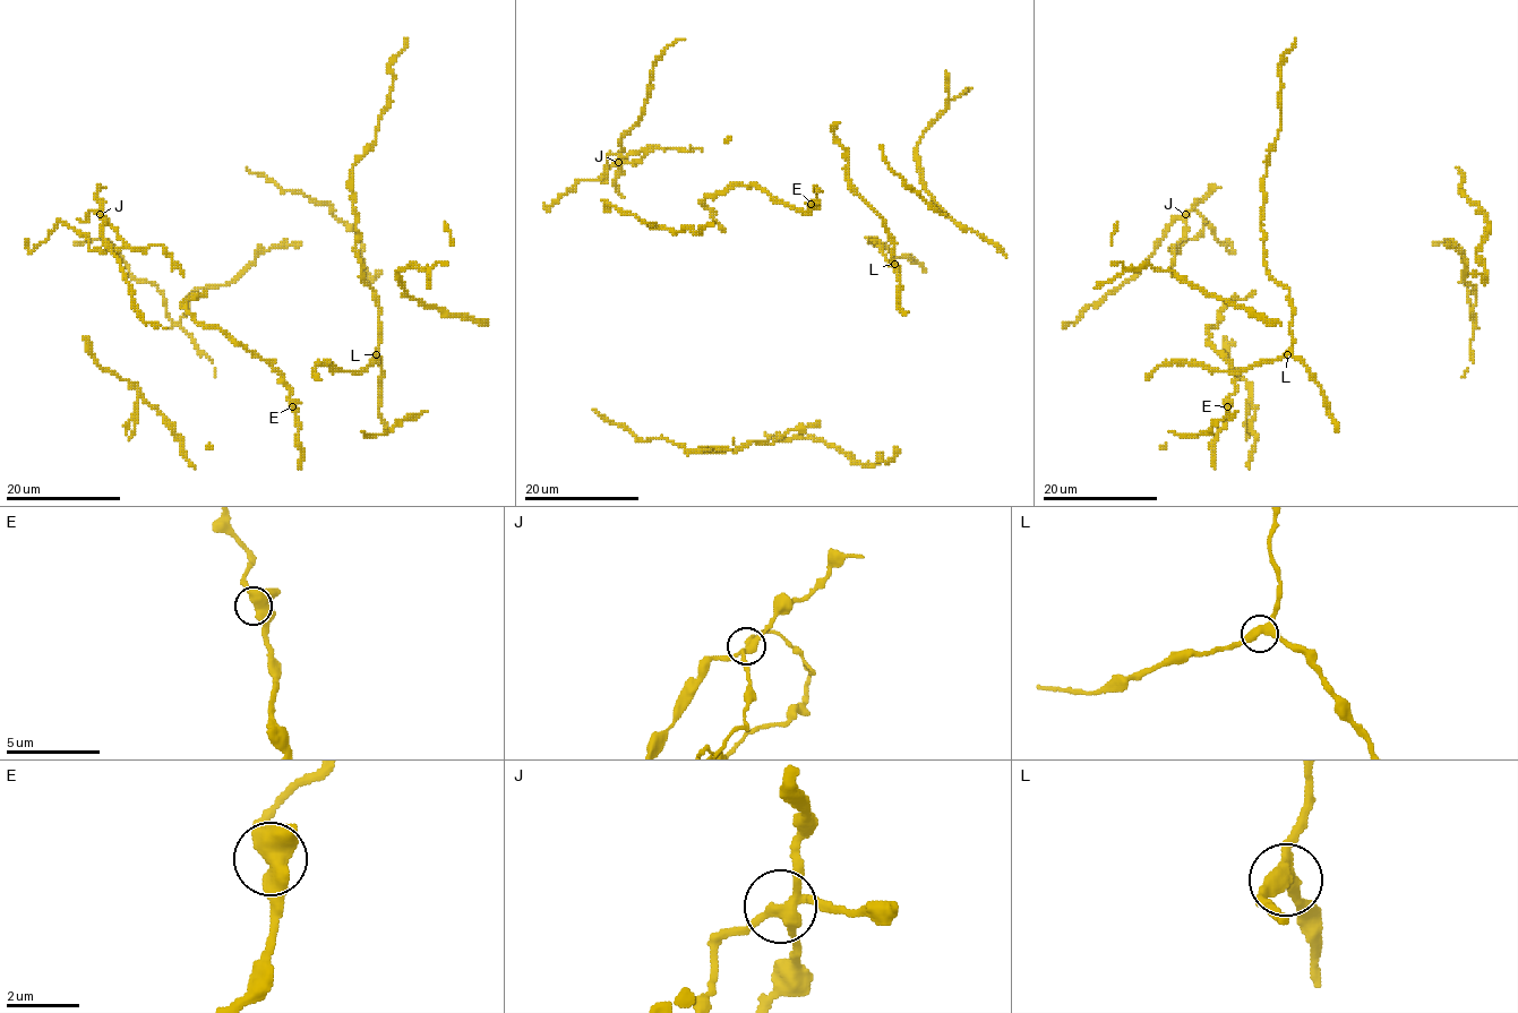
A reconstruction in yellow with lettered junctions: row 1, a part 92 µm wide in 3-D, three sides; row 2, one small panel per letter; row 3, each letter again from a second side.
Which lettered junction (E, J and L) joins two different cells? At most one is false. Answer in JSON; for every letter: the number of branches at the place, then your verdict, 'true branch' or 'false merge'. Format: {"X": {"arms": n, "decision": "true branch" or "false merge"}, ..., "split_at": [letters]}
{"E": {"arms": 4, "decision": "true branch"}, "J": {"arms": 4, "decision": "false merge"}, "L": {"arms": 3, "decision": "true branch"}, "split_at": ["J"]}

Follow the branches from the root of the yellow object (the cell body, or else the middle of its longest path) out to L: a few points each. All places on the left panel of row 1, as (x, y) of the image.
L: (360, 371), (376, 354)

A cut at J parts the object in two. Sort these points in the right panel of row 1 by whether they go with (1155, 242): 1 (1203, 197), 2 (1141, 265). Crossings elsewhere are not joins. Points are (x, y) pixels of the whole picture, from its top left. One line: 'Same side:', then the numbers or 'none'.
Same side: 1, 2

